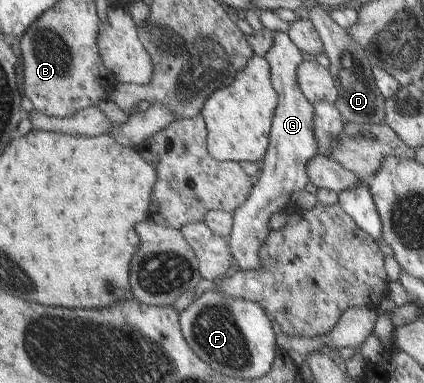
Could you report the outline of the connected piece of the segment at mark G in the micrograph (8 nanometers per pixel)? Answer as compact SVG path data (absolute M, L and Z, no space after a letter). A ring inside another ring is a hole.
M275 30L273 31L272 38L273 43L266 51L264 58L267 59L267 63L269 63L270 82L275 93L277 93L277 109L274 109L274 114L272 115L272 124L268 135L268 148L265 152L265 157L263 157L263 166L258 175L257 182L254 185L254 189L251 190L250 197L246 199L246 202L241 207L238 207L237 211L231 213L232 230L229 237L227 237L230 254L233 256L234 269L249 271L253 271L263 265L263 260L262 263L259 264L258 249L264 244L268 236L269 230L267 228L267 222L269 217L271 217L273 213L282 211L289 205L290 194L292 192L303 190L308 179L304 170L306 161L309 161L309 158L319 153L316 136L314 136L313 133L314 119L312 105L306 100L304 92L301 91L296 84L295 72L296 67L302 62L301 52L284 32Z

